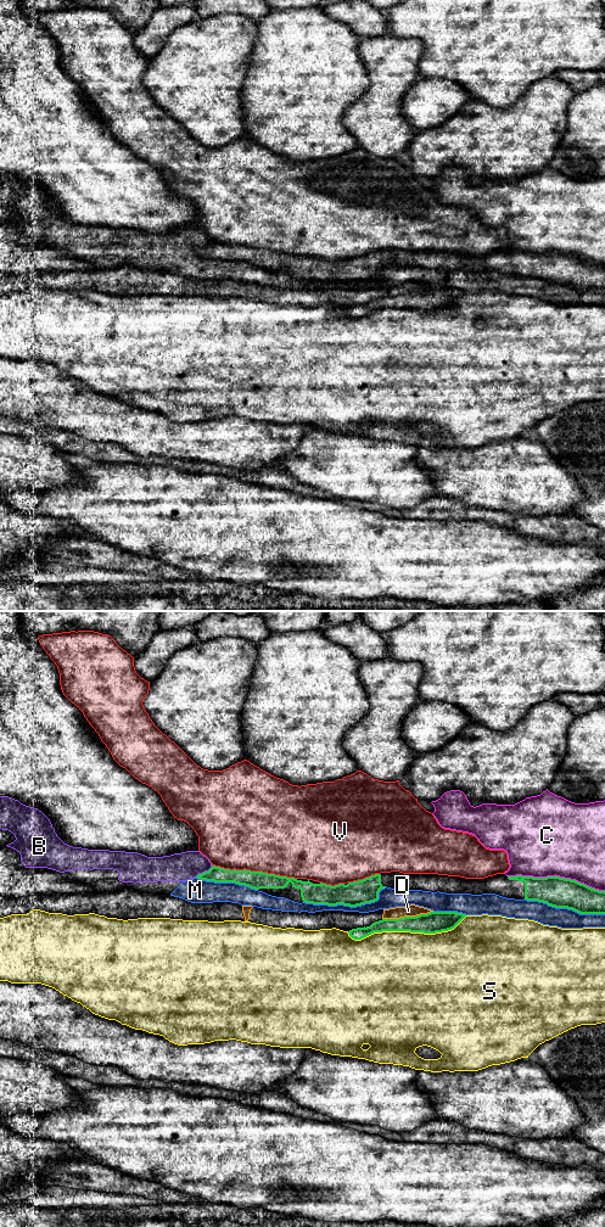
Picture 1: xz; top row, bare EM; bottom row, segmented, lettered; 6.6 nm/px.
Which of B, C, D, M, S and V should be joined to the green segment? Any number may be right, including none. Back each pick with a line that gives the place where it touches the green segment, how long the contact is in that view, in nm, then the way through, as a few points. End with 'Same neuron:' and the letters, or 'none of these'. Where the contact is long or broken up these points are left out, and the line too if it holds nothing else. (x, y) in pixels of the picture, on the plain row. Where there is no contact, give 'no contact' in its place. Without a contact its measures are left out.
Same neuron: none of these

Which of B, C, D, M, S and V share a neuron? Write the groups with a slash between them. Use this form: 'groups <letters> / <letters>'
groups B M / C / D / S / V

